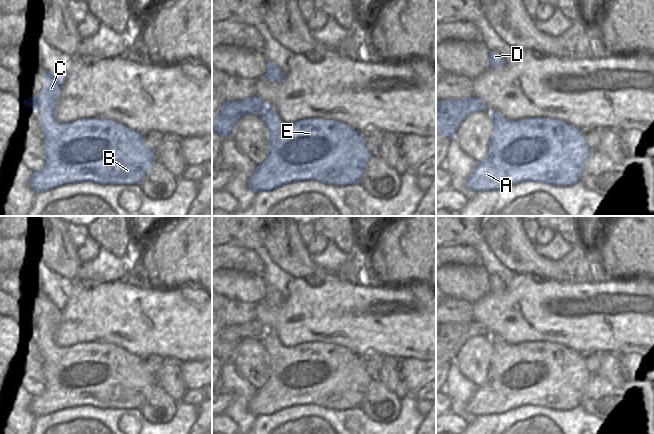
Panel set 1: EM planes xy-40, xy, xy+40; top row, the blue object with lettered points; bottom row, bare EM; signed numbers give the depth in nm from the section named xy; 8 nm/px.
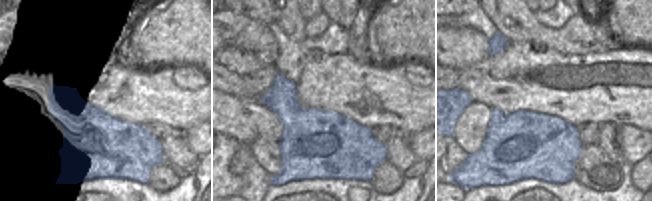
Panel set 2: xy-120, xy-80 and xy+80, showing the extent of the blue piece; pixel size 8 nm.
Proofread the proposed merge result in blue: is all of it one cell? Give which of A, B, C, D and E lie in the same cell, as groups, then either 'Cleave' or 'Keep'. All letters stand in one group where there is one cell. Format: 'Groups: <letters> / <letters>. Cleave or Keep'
Groups: A B C D E. Keep

